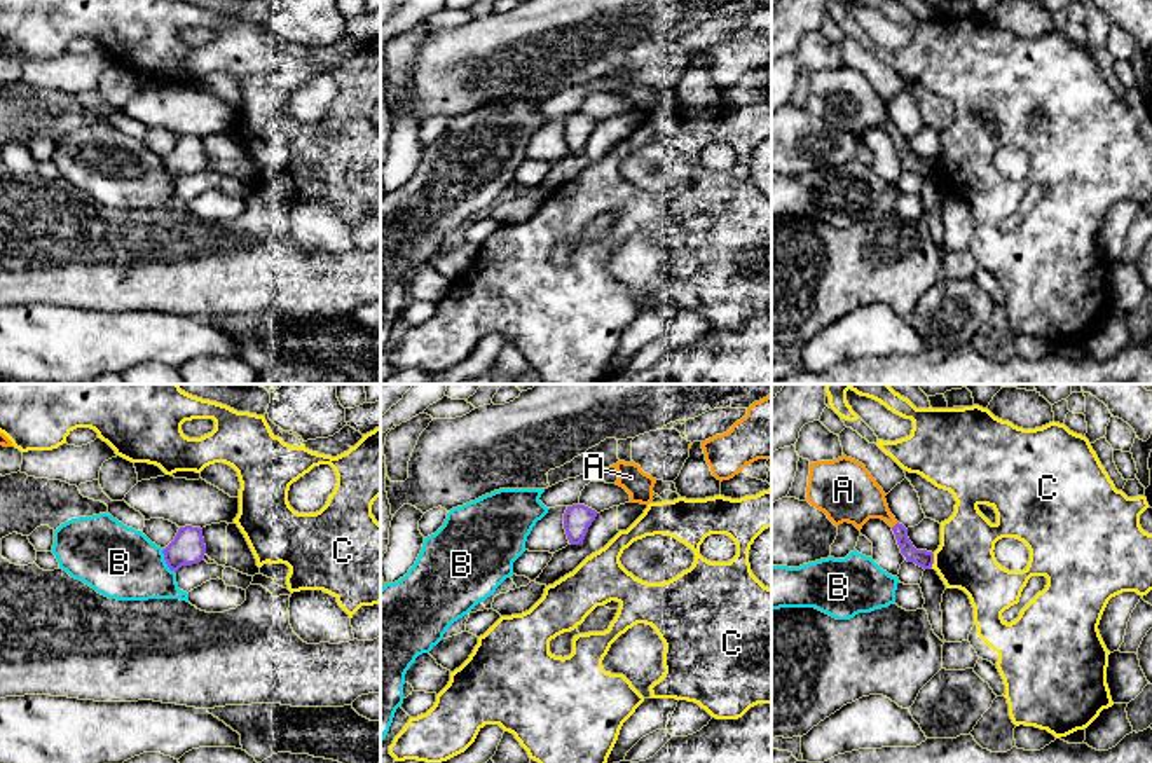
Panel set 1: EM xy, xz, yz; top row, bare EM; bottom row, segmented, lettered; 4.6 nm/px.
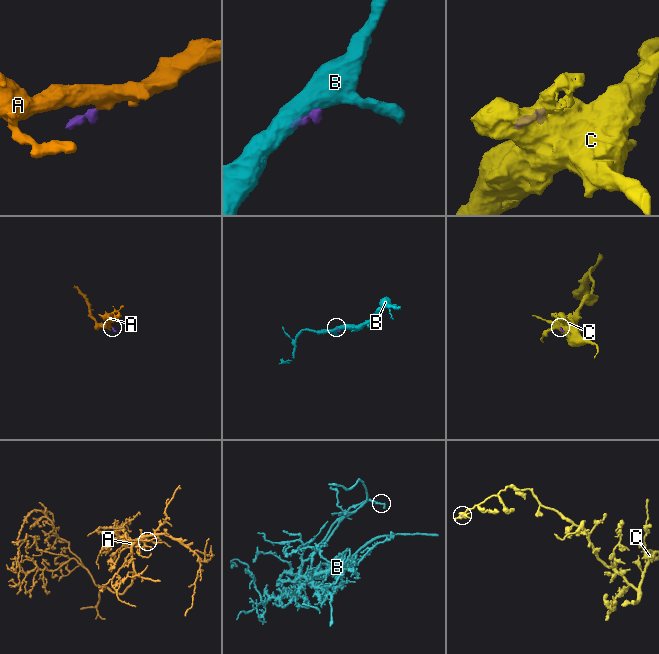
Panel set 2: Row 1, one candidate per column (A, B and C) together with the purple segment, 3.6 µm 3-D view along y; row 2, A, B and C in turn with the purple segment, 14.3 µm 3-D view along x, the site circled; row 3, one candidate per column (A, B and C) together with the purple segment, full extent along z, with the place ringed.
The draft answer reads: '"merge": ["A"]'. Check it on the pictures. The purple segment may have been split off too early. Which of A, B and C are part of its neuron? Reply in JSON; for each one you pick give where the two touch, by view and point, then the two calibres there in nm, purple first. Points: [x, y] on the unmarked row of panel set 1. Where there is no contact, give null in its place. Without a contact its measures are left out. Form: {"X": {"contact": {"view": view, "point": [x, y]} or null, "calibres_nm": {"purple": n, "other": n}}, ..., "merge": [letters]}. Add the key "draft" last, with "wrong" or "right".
{"A": {"contact": {"view": "yz", "point": [894, 135]}, "calibres_nm": {"purple": 80, "other": 260}}, "merge": ["A"], "draft": "right"}

